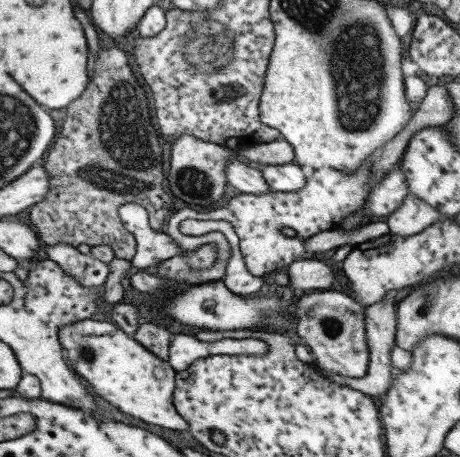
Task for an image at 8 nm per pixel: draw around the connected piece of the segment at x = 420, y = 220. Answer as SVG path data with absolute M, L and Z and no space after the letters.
M407 193L401 205L387 216L384 223L389 235L409 237L422 232L439 219L439 213L433 207L417 199L415 194Z

